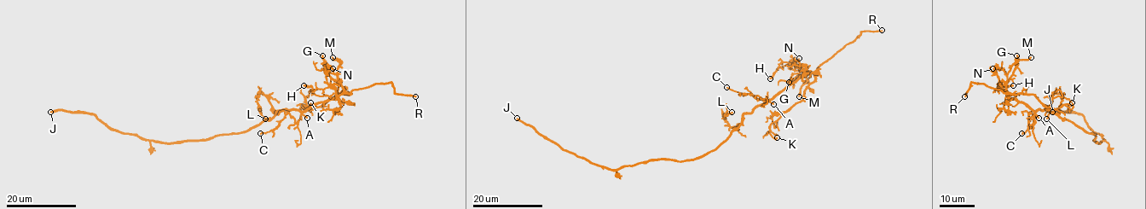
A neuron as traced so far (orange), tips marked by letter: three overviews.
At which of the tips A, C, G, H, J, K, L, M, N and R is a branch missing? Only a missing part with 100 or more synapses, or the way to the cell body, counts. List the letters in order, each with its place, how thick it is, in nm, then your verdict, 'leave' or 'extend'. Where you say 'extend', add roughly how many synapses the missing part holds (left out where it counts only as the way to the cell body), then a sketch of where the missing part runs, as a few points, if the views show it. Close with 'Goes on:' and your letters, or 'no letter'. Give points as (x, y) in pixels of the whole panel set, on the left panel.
A: place (307, 118); calibre 130 nm; leave
C: place (260, 133); calibre 110 nm; leave
G: place (322, 55); calibre 150 nm; leave
H: place (303, 85); calibre 240 nm; leave
J: place (50, 112); calibre 260 nm; extend; 120 synapses
K: place (310, 102); calibre 120 nm; leave
L: place (265, 119); calibre 110 nm; leave
M: place (332, 57); calibre 140 nm; leave
N: place (332, 68); calibre 200 nm; leave
R: place (415, 96); calibre 140 nm; extend
Goes on: J, R

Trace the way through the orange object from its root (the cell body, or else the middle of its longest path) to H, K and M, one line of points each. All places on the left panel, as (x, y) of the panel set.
H: (253, 127), (271, 119), (278, 111), (306, 111), (337, 96), (336, 90), (330, 86), (314, 90), (303, 85)
K: (253, 127), (278, 111), (306, 111), (348, 94), (338, 93), (317, 107), (301, 107), (305, 110), (310, 102)
M: (253, 127), (271, 119), (278, 111), (306, 111), (339, 95), (343, 91), (338, 78), (339, 63), (332, 57)

